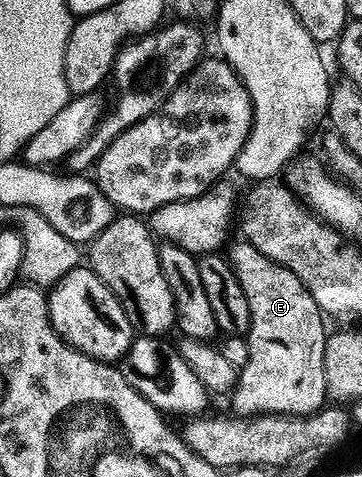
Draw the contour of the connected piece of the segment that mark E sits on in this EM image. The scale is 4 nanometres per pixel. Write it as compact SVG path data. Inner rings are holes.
M238 241L238 243L230 242L227 247L227 258L229 264L233 267L233 271L237 275L239 285L243 285L243 293L247 293L247 305L251 309L251 329L247 336L250 360L247 365L240 368L239 382L232 392L231 400L233 399L232 410L242 417L252 417L255 415L305 415L308 403L314 403L314 408L321 409L326 406L325 399L329 395L329 386L327 385L327 377L325 376L325 341L327 338L327 330L325 331L326 316L315 301L315 297L311 297L311 293L305 288L305 283L299 281L299 277L295 277L295 273L291 273L291 269L287 269L283 265L279 265L275 261L271 261L267 257L263 257L263 253L259 253L259 249L255 249L255 245Z

